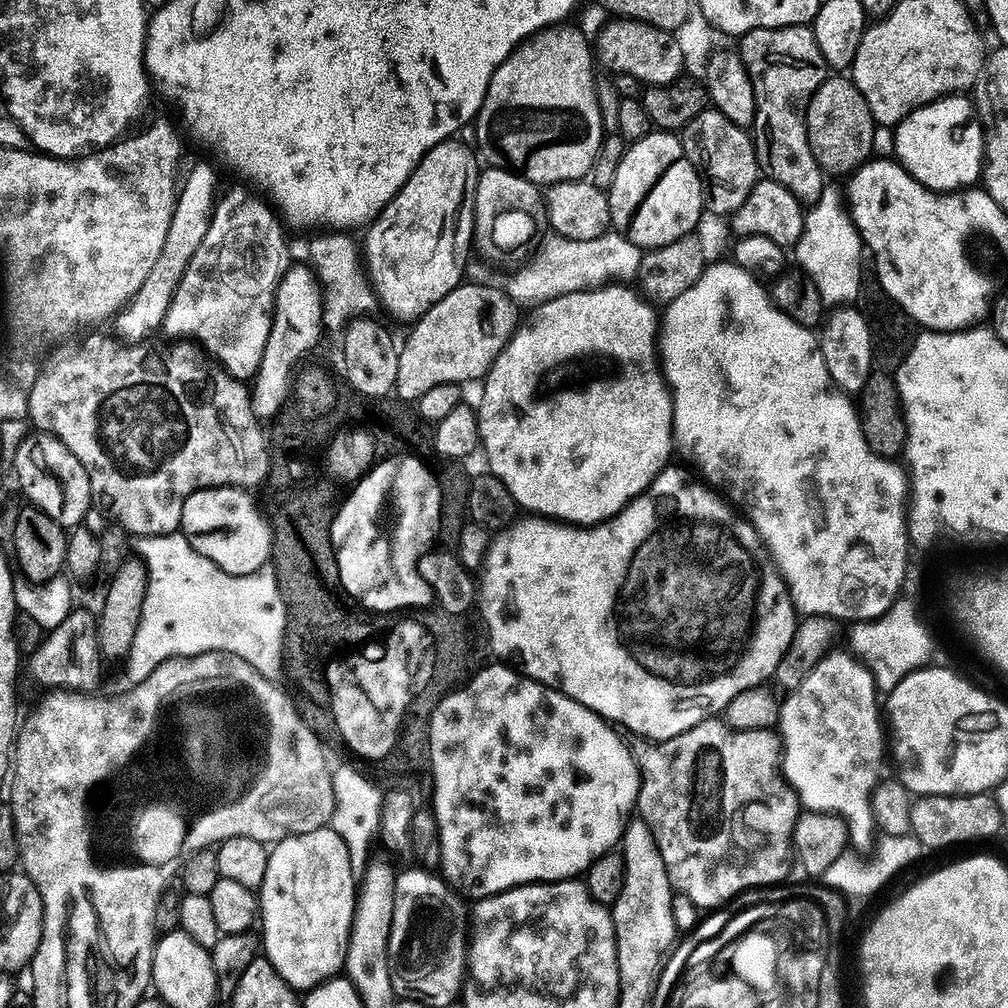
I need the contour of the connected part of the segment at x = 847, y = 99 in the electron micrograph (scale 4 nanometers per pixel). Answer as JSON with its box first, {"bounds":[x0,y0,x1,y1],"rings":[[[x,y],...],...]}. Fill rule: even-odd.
{"bounds":[806,75,877,173],"rings":[[[829,75],[822,86],[814,90],[806,114],[806,130],[810,150],[825,173],[855,172],[873,155],[872,143],[876,128],[877,122],[870,114],[870,106],[866,106],[866,98],[862,98],[858,86],[847,75]]]}

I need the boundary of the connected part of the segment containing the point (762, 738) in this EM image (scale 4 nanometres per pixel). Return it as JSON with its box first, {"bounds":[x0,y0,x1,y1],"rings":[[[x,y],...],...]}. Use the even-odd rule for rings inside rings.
{"bounds":[635,718,802,910],"rings":[[[709,718],[698,722],[698,726],[694,726],[669,740],[640,742],[640,745],[635,745],[636,767],[640,772],[640,792],[636,795],[635,803],[639,819],[644,820],[646,826],[650,826],[650,834],[654,834],[654,842],[662,854],[662,862],[666,866],[668,881],[672,883],[673,889],[679,895],[690,898],[690,902],[694,902],[697,908],[715,910],[735,901],[740,892],[746,892],[749,888],[779,885],[785,879],[783,876],[788,872],[788,864],[790,868],[792,831],[796,825],[796,818],[802,811],[802,805],[796,799],[795,792],[788,787],[779,770],[781,751],[779,735],[772,728],[737,732],[735,728],[729,728],[720,718]]]}

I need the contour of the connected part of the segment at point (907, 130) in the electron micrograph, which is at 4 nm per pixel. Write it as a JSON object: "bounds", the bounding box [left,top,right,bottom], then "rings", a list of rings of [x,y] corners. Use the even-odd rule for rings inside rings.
{"bounds":[895,94,985,194],"rings":[[[949,94],[947,96],[941,96],[939,100],[924,104],[921,108],[915,108],[912,113],[905,119],[895,125],[895,159],[907,170],[912,177],[919,184],[924,184],[926,187],[932,189],[933,192],[939,192],[941,194],[951,194],[957,190],[963,190],[969,186],[975,185],[977,181],[981,179],[984,171],[984,134],[985,131],[981,125],[980,117],[976,111],[975,103],[971,99],[967,100],[967,95],[964,94]]]}

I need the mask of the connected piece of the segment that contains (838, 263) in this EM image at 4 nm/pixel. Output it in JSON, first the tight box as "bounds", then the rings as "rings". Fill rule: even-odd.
{"bounds":[804,186,862,306],"rings":[[[825,186],[822,194],[804,213],[805,229],[812,232],[812,270],[810,277],[817,286],[818,292],[825,305],[828,306],[848,306],[860,292],[860,248],[862,252],[862,241],[860,231],[852,223],[851,215],[845,211],[846,204],[842,199],[842,192],[832,186]]]}

